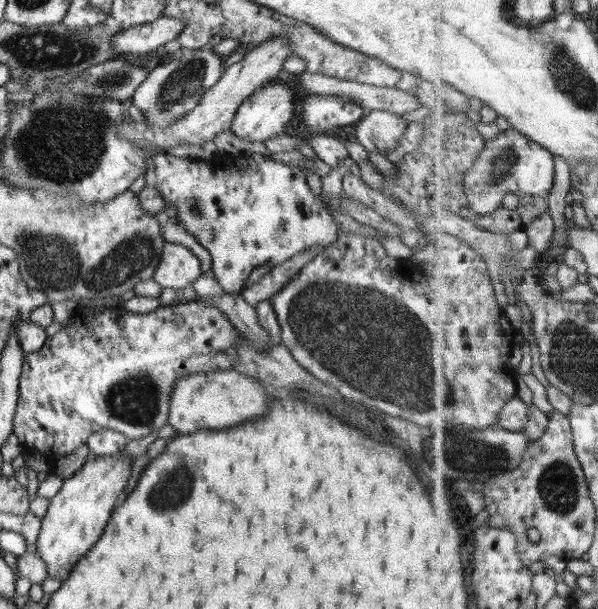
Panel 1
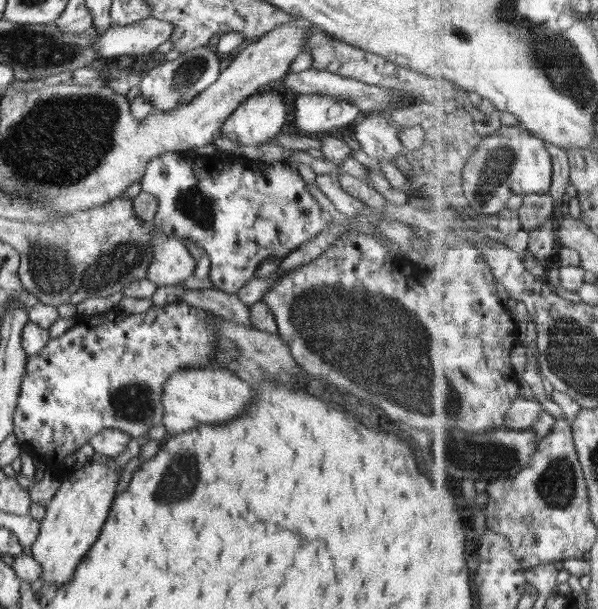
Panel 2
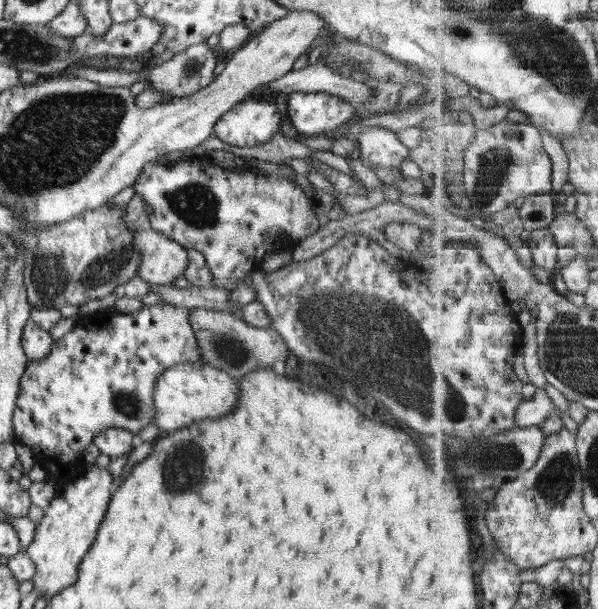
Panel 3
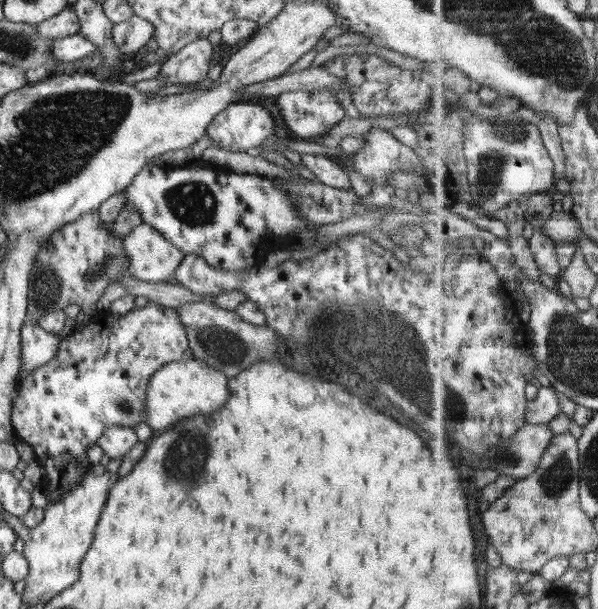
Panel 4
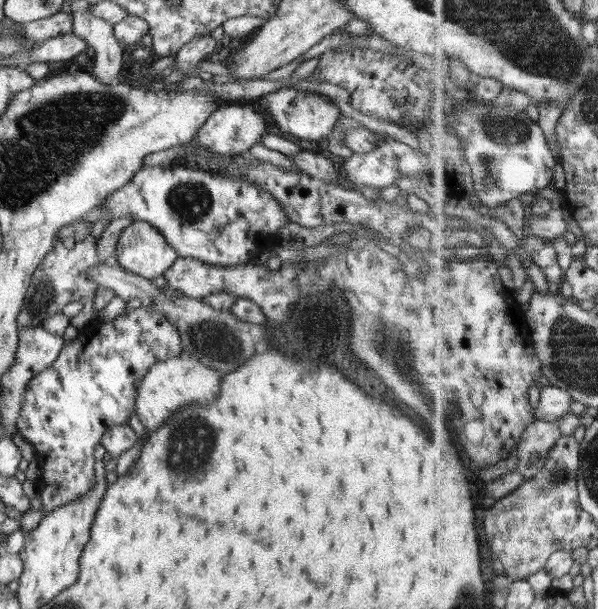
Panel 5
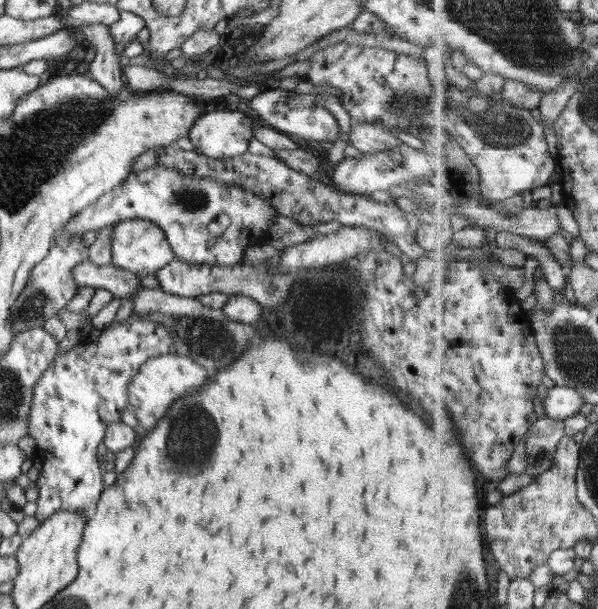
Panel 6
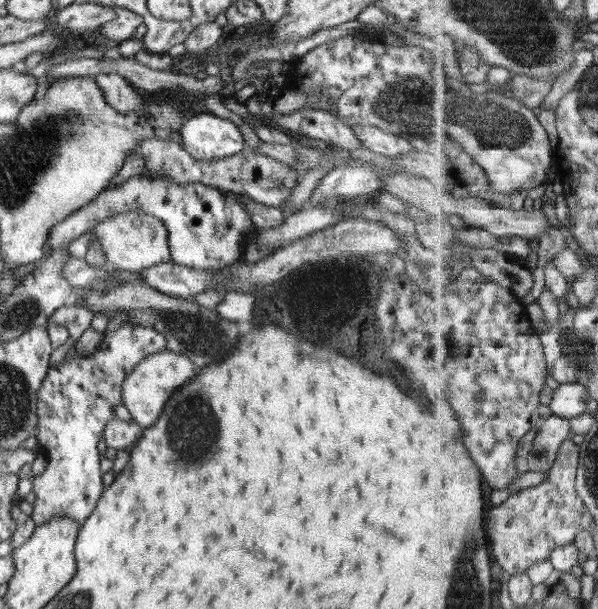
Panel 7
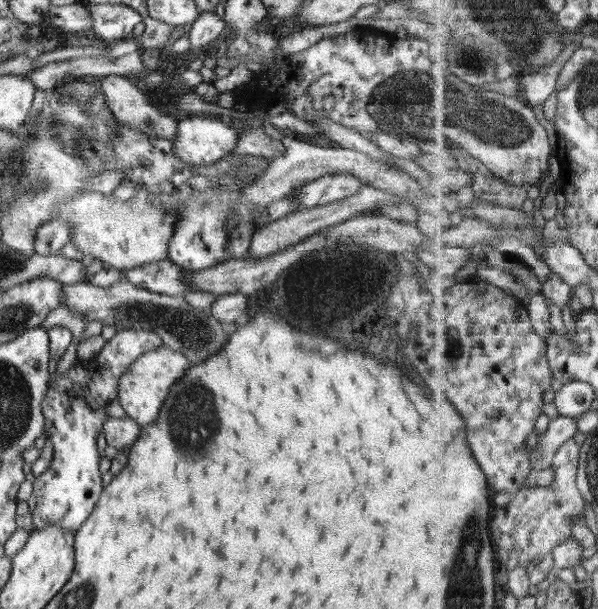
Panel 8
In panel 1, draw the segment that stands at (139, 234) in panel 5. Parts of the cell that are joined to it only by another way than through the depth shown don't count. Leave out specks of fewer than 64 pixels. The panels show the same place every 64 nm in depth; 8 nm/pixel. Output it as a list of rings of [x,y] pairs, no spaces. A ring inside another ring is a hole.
[[[165,242],[162,260],[154,270],[153,279],[161,288],[186,288],[200,278],[202,262],[189,248],[177,243]]]

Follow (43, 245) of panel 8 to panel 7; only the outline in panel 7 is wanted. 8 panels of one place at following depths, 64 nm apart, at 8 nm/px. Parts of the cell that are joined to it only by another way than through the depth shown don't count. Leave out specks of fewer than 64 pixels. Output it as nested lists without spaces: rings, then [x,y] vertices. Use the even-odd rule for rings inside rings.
[[[141,173],[130,177],[117,187],[106,189],[94,201],[79,208],[62,222],[58,222],[50,230],[48,243],[44,246],[44,256],[50,256],[54,249],[78,239],[86,230],[100,224],[102,220],[118,212],[122,214],[130,210],[160,218],[168,230],[171,260],[200,270],[216,271],[242,259],[240,248],[254,241],[258,230],[252,221],[252,213],[232,191],[222,193],[220,189],[210,188],[201,182],[176,183],[160,173],[158,175]]]

